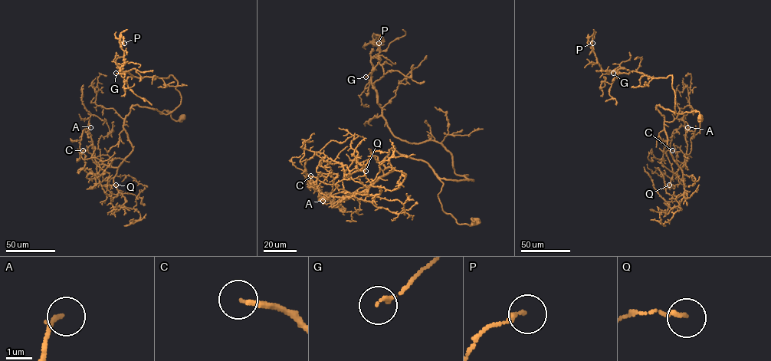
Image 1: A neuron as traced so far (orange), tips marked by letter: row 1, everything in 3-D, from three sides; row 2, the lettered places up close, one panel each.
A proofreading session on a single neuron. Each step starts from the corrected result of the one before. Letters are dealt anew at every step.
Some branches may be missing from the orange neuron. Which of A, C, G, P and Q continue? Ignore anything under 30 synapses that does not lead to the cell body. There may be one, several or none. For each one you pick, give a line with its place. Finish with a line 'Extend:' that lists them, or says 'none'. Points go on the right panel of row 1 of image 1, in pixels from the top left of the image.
C: Place: (672, 150)
Extend: C

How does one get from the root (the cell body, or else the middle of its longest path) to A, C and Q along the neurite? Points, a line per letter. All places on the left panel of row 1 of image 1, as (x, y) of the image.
A: (182, 116), (175, 120), (170, 111), (132, 106), (123, 126), (132, 150), (117, 167), (96, 162), (90, 127)
C: (182, 116), (175, 120), (170, 111), (132, 106), (123, 126), (132, 150), (117, 167), (98, 164), (83, 150)
Q: (182, 116), (175, 120), (170, 111), (131, 107), (123, 129), (132, 150), (113, 177), (98, 184), (116, 185)

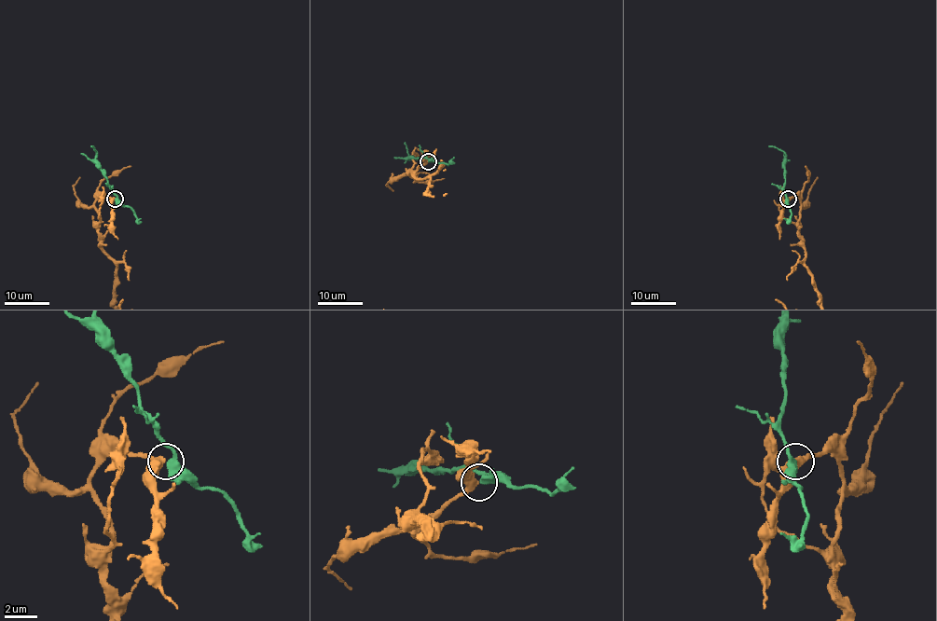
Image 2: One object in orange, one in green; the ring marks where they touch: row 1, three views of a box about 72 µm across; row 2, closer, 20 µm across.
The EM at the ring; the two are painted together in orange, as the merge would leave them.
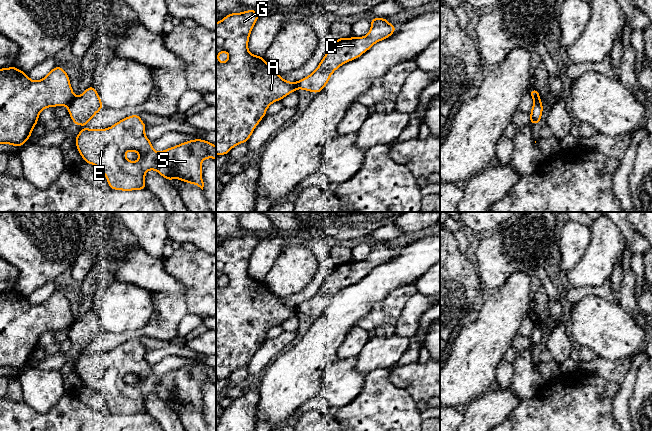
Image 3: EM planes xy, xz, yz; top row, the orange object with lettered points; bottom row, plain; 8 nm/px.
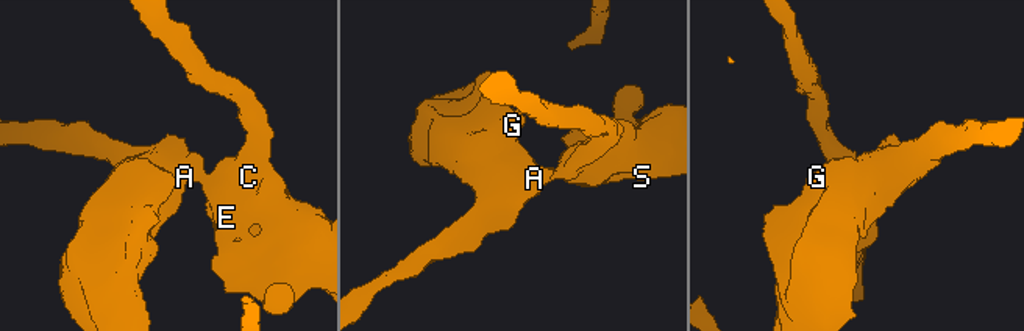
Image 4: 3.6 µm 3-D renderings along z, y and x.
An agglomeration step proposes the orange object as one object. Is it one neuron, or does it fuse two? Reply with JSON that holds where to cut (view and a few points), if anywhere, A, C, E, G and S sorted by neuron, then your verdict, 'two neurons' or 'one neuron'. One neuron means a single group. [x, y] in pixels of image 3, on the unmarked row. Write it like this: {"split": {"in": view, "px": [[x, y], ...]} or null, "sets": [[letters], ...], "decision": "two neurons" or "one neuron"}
{"split": {"in": "xy", "px": [[74, 321], [67, 330]]}, "sets": [["A", "G"], ["C", "E", "S"]], "decision": "two neurons"}

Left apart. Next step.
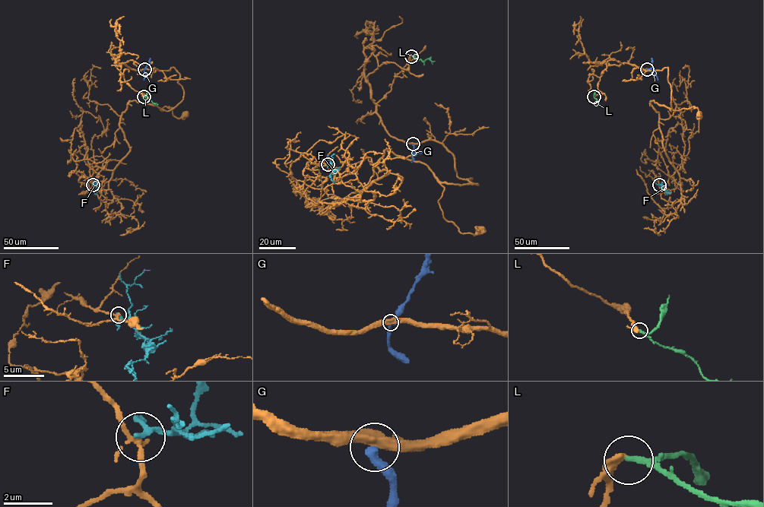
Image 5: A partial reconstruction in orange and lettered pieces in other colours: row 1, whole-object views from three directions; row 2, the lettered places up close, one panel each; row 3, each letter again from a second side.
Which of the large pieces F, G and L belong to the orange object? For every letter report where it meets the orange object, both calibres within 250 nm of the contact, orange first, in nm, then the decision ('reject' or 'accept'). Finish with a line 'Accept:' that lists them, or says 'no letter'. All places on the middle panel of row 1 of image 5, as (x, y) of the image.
F: meets orange at (328, 164); 160 nm thick on the orange side, 170 nm on the other; reject
G: meets orange at (413, 144); 480 nm thick on the orange side, 400 nm on the other; reject
L: meets orange at (411, 56); 360 nm thick on the orange side, 160 nm on the other; reject
Accept: no letter

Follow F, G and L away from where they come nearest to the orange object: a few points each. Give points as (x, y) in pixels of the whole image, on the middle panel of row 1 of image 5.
F: (328, 164), (334, 169), (334, 173), (329, 175), (334, 183)
G: (413, 144), (413, 160), (411, 162)
L: (411, 56), (422, 61), (429, 58), (435, 61)

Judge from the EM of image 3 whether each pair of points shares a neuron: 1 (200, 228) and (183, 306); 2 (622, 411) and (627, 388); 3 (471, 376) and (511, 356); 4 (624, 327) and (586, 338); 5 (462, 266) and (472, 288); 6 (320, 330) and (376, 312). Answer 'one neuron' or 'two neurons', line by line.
1: two neurons
2: one neuron
3: two neurons
4: one neuron
5: one neuron
6: two neurons

